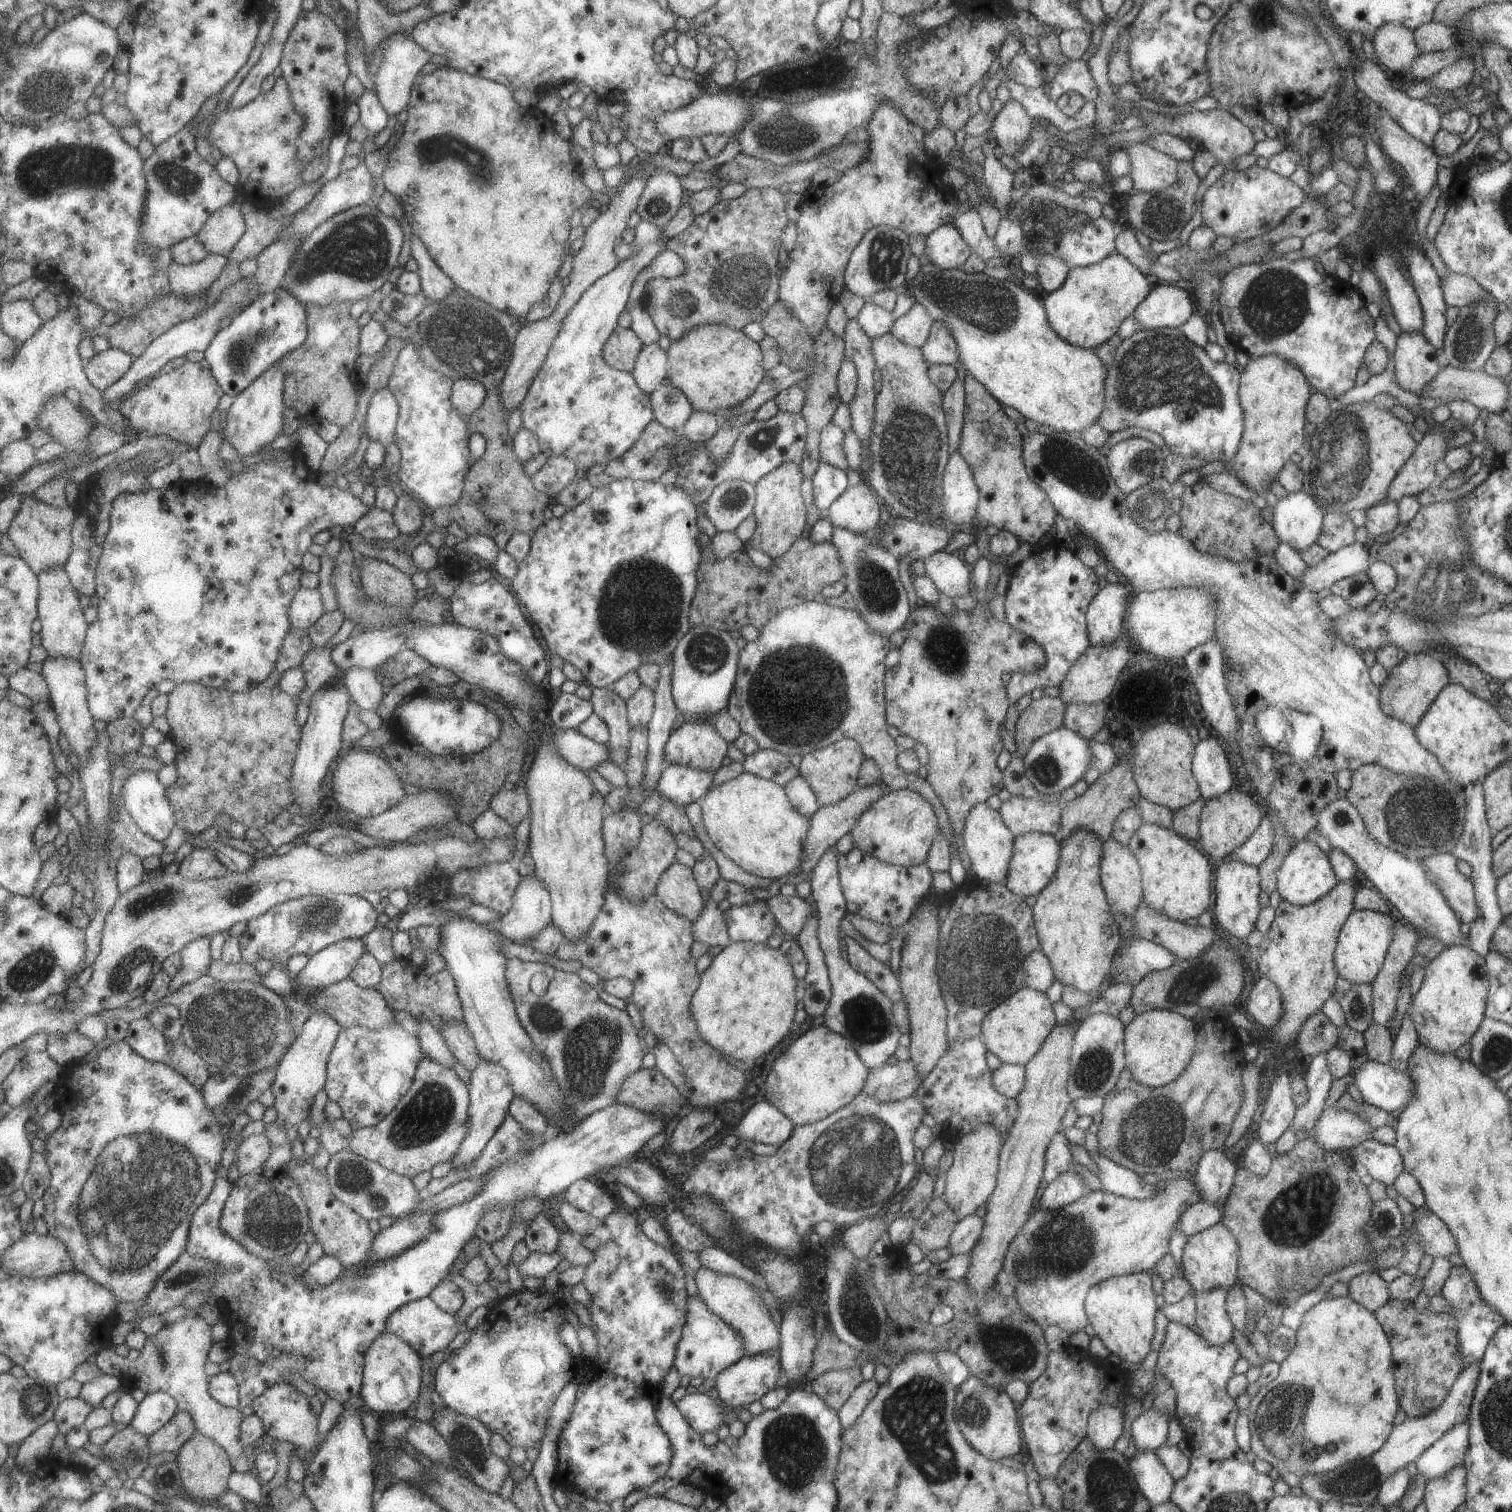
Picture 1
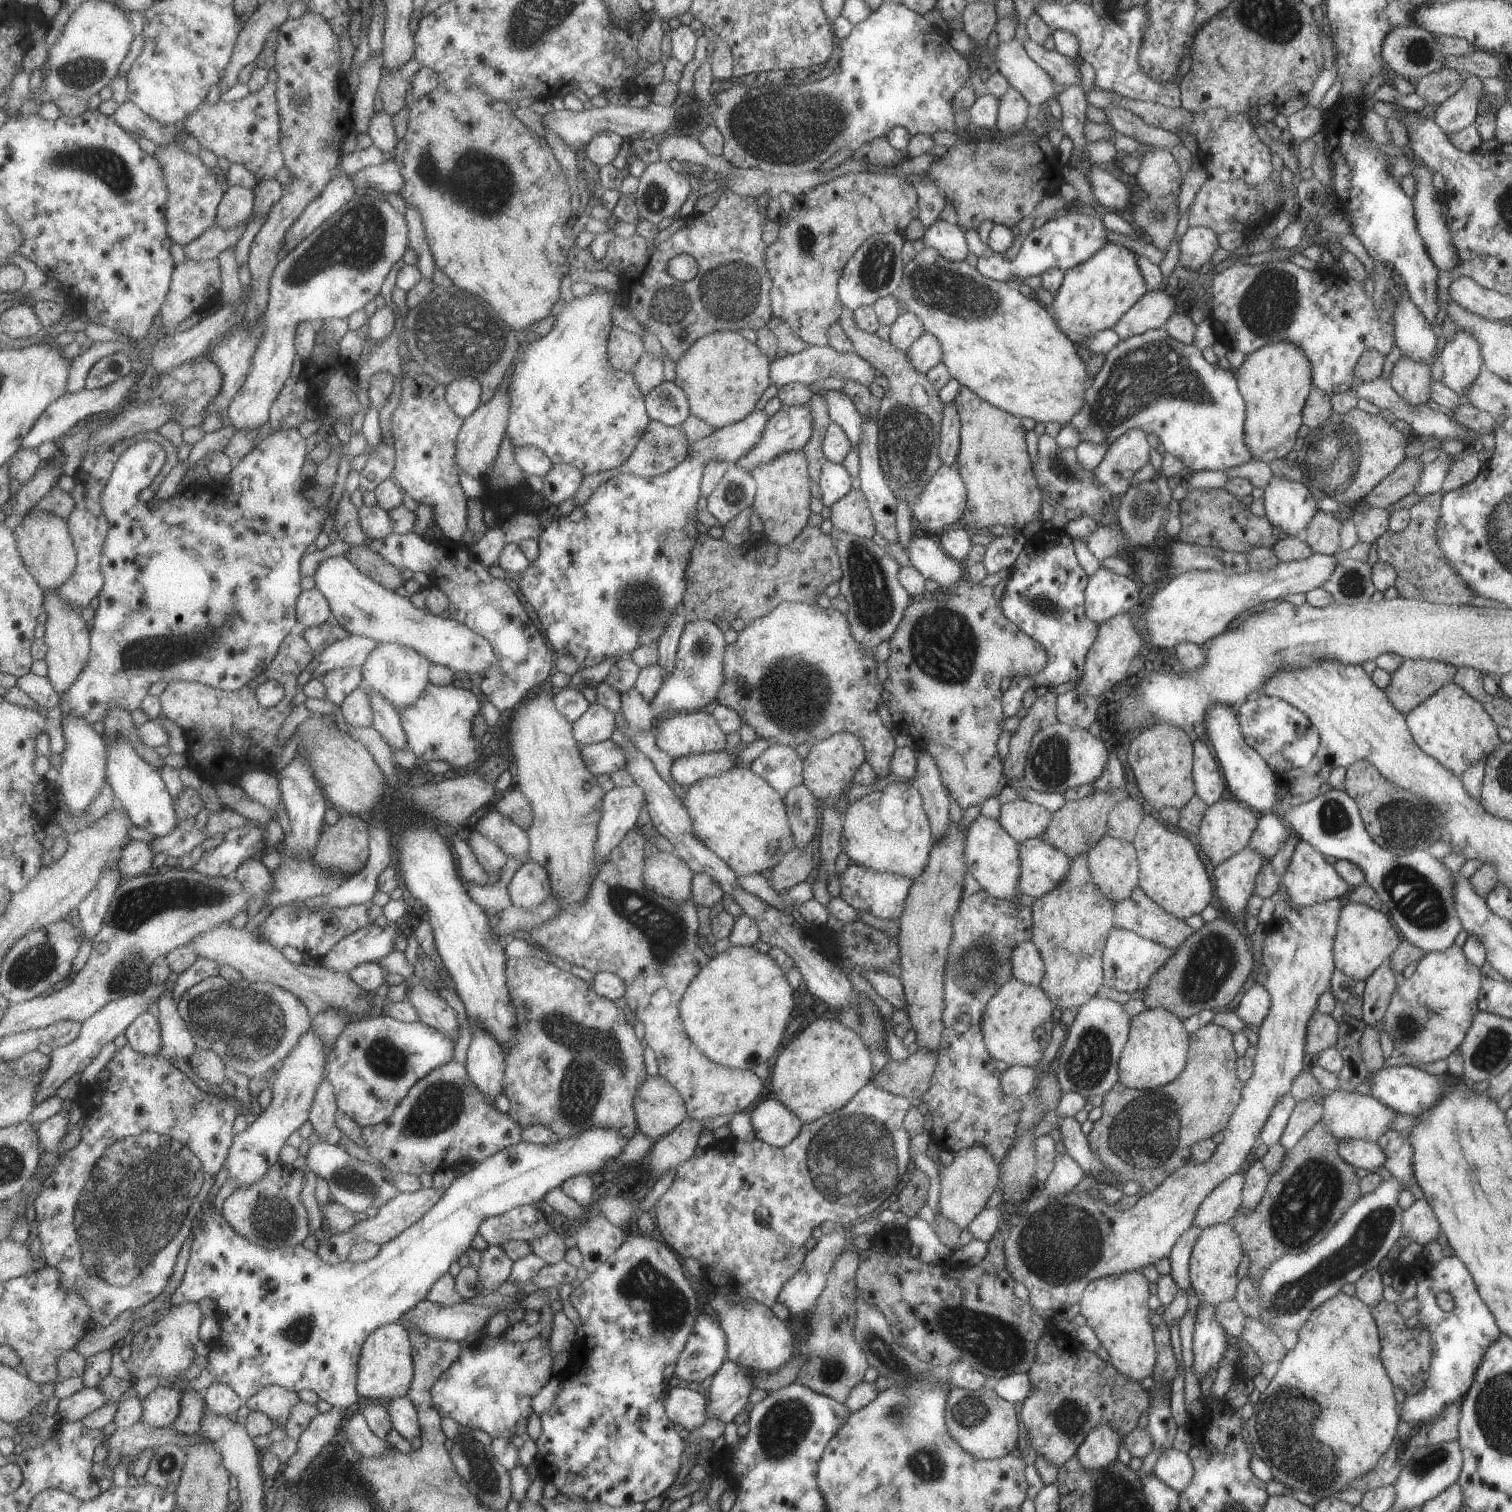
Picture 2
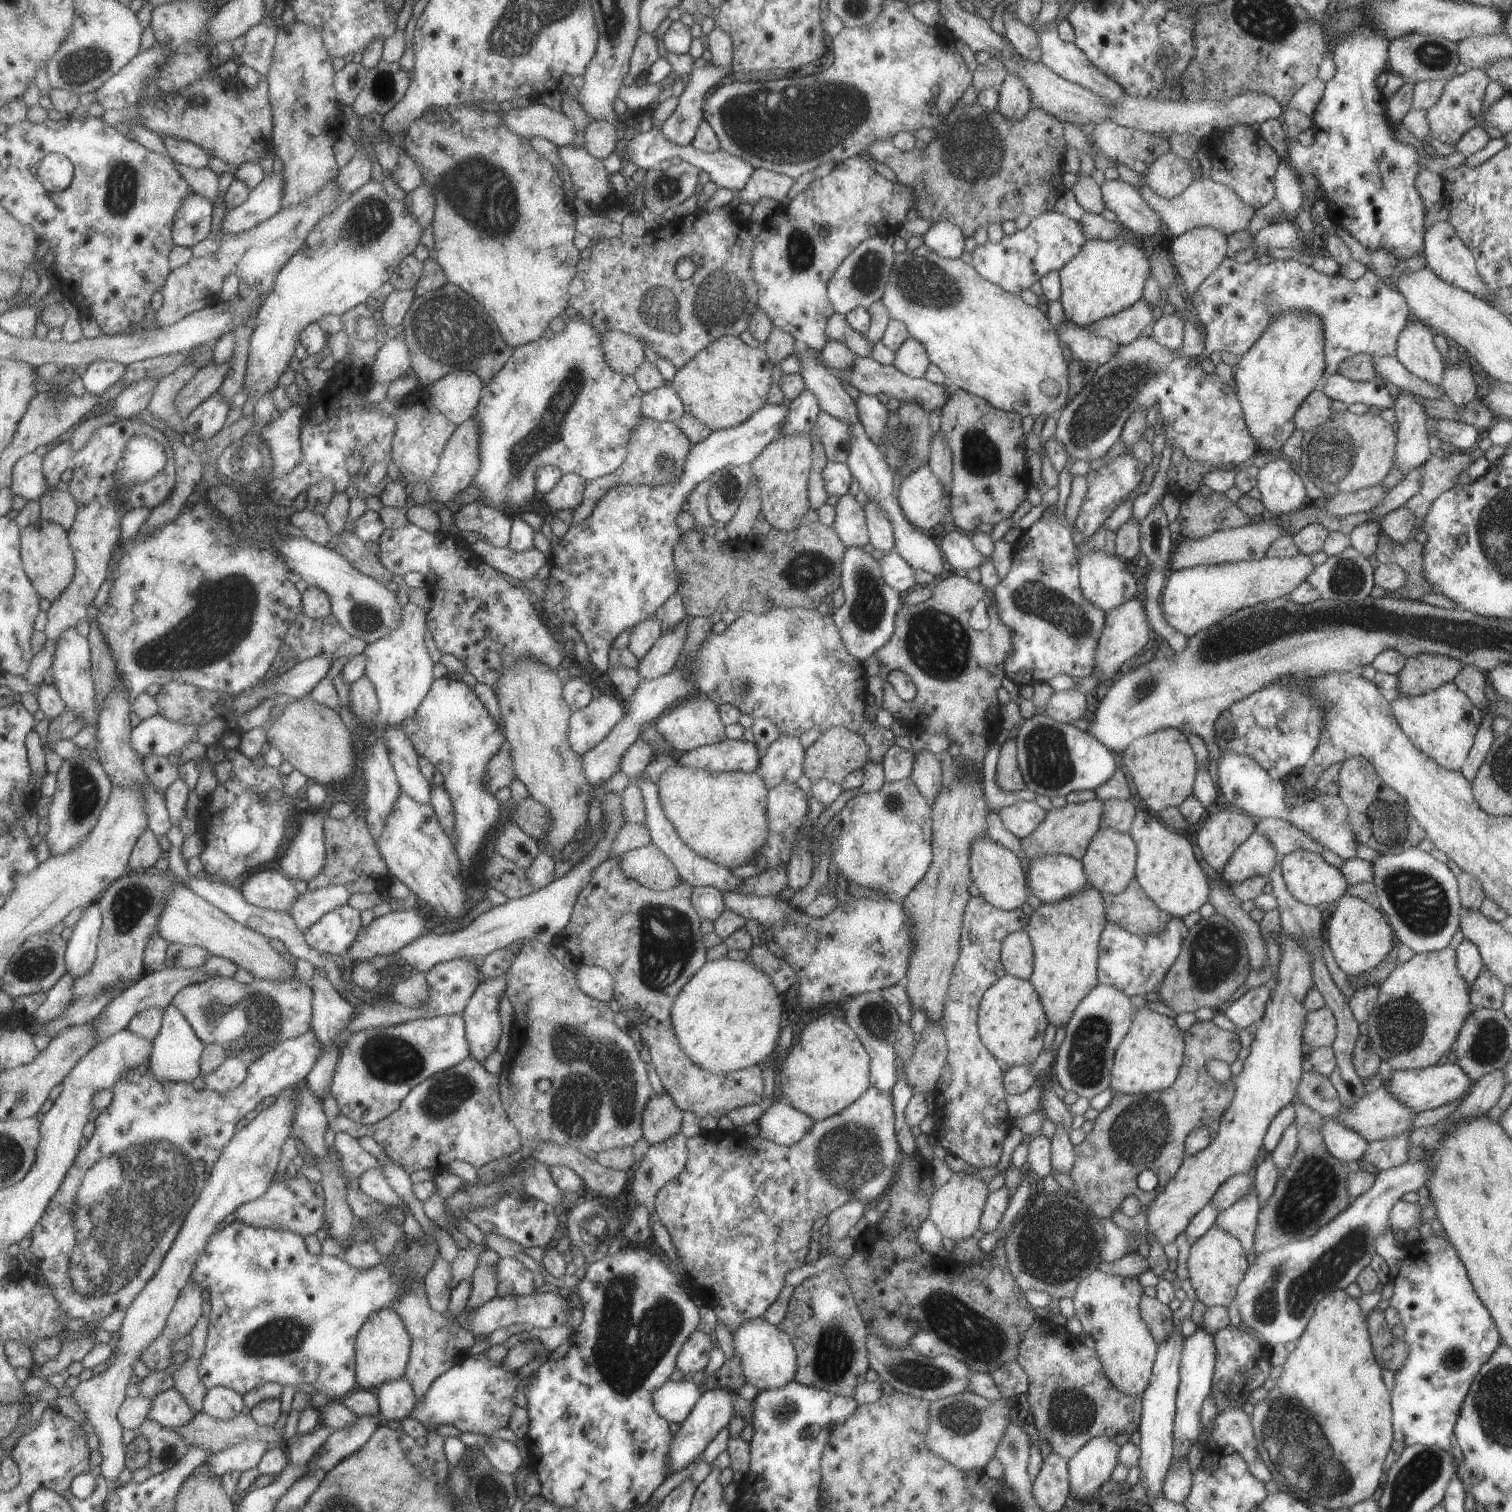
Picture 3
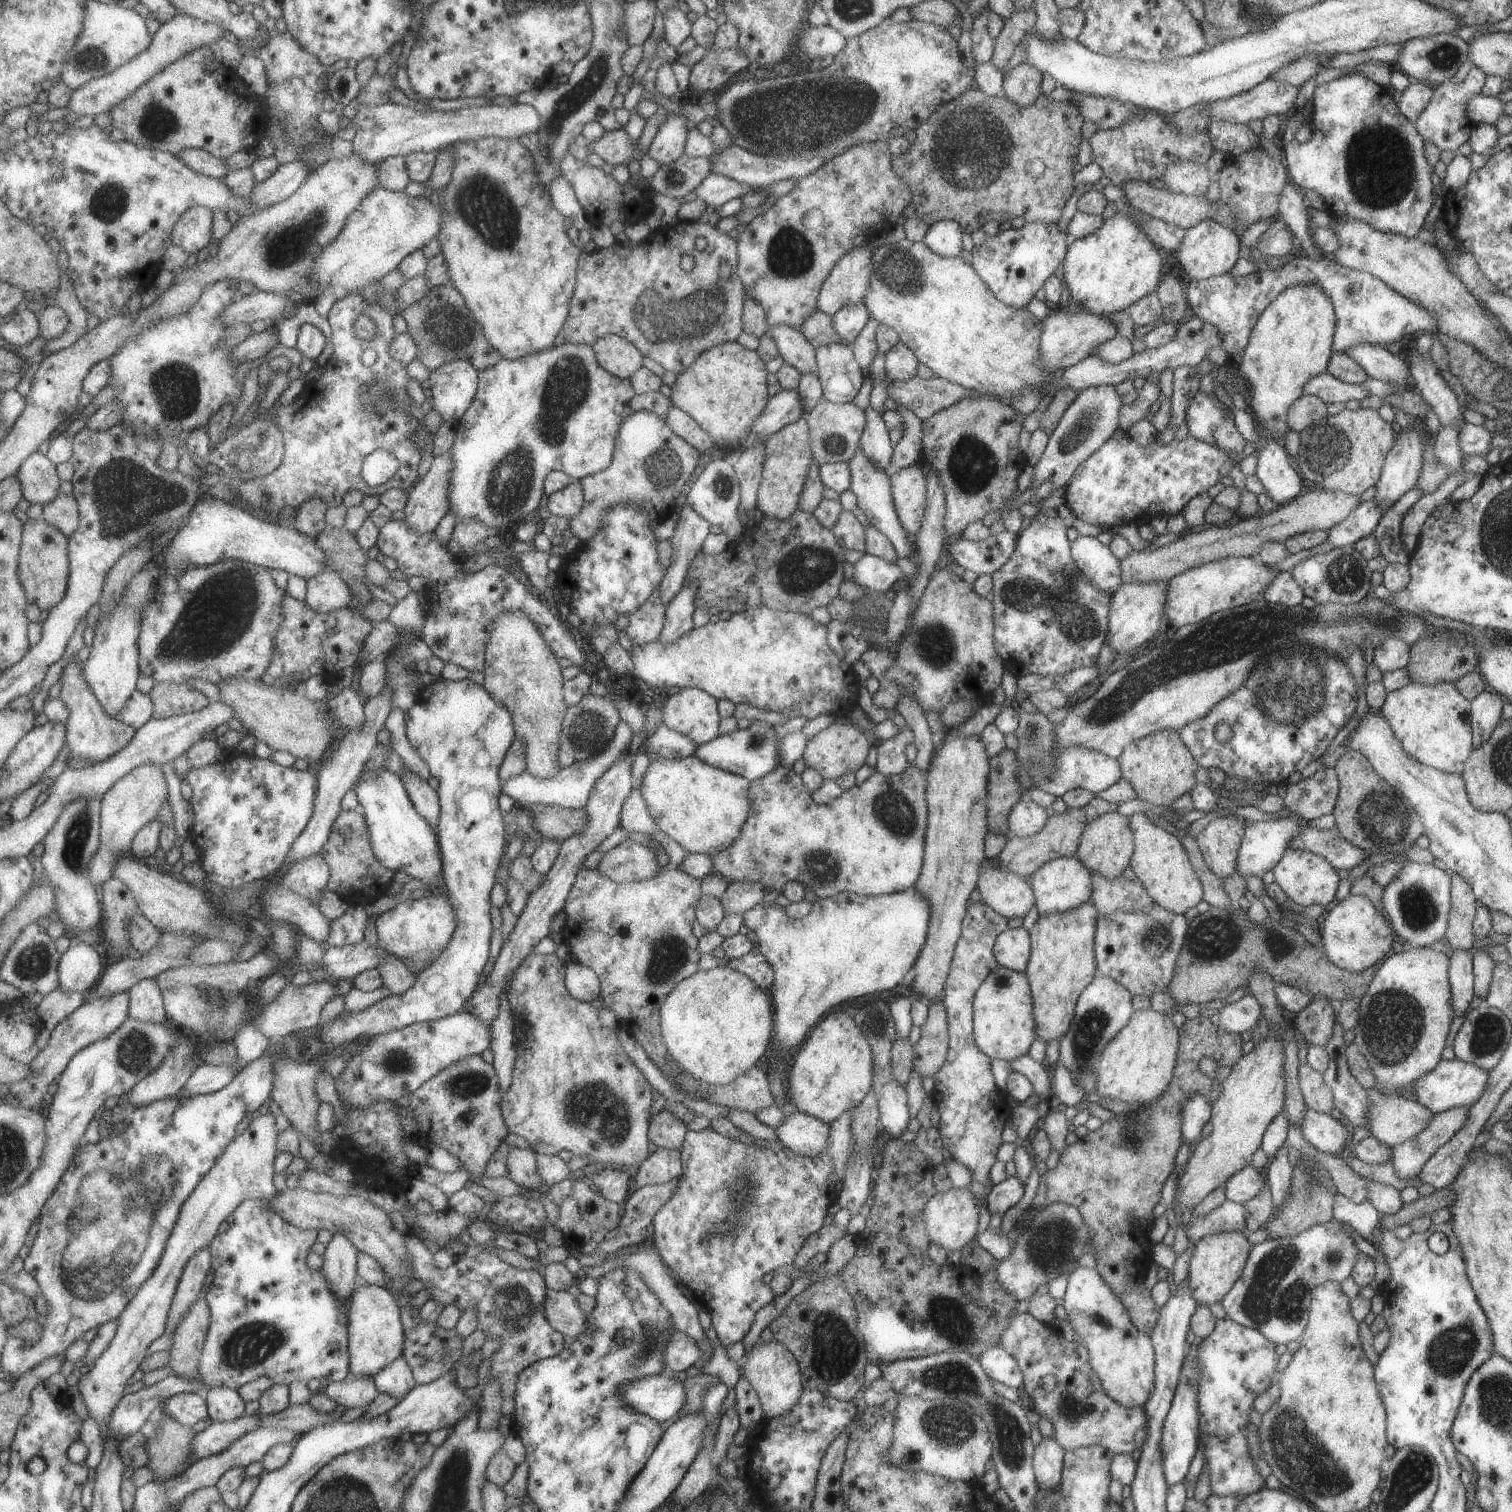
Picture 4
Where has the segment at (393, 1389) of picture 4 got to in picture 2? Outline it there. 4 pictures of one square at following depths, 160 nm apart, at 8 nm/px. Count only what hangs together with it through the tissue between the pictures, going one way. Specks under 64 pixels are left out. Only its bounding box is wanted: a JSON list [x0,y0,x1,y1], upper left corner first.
[388,1396,422,1445]

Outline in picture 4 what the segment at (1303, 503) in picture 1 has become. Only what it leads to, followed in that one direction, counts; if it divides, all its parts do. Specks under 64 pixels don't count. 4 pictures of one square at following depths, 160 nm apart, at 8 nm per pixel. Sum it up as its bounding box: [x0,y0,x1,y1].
[1255,438,1302,506]

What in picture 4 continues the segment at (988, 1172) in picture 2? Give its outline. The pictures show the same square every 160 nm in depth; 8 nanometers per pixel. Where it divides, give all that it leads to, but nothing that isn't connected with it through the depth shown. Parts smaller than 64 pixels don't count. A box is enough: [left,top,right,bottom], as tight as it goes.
[922,1187,978,1252]

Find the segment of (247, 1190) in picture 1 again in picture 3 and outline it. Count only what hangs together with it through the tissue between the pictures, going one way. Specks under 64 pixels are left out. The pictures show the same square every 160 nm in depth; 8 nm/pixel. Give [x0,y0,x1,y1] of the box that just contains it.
[235,1172,326,1238]

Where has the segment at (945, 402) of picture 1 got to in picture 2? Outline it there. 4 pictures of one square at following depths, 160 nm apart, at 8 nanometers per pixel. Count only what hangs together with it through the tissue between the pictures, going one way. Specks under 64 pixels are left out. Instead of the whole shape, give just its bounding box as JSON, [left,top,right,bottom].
[938,402,960,465]

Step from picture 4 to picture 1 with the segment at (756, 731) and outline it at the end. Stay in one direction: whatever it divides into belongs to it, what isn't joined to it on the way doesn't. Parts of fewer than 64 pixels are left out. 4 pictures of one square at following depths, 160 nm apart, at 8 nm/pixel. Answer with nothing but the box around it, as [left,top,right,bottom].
[654,764,713,807]

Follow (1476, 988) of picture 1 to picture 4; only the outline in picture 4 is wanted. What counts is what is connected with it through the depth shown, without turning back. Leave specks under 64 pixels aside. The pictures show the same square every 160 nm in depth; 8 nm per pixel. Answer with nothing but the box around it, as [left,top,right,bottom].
[1353,947,1456,1095]

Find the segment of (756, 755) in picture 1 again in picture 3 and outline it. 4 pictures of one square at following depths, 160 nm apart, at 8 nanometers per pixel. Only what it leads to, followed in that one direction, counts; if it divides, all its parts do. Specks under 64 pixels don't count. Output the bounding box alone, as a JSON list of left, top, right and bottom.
[758,735,804,788]

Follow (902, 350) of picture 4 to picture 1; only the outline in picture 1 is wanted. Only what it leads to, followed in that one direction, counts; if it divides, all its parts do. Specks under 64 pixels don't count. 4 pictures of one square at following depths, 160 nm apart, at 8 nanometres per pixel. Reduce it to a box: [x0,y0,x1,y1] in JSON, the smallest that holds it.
[920,321,958,367]

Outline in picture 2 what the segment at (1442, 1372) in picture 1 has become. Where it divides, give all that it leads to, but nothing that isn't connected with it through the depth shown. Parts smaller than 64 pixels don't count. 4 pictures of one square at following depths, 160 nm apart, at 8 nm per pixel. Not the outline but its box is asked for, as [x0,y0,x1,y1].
[1370,1299,1434,1396]

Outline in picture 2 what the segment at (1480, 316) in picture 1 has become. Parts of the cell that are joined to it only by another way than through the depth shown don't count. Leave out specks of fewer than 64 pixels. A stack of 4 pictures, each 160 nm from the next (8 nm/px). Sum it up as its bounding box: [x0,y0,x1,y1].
[1439,330,1483,396]

